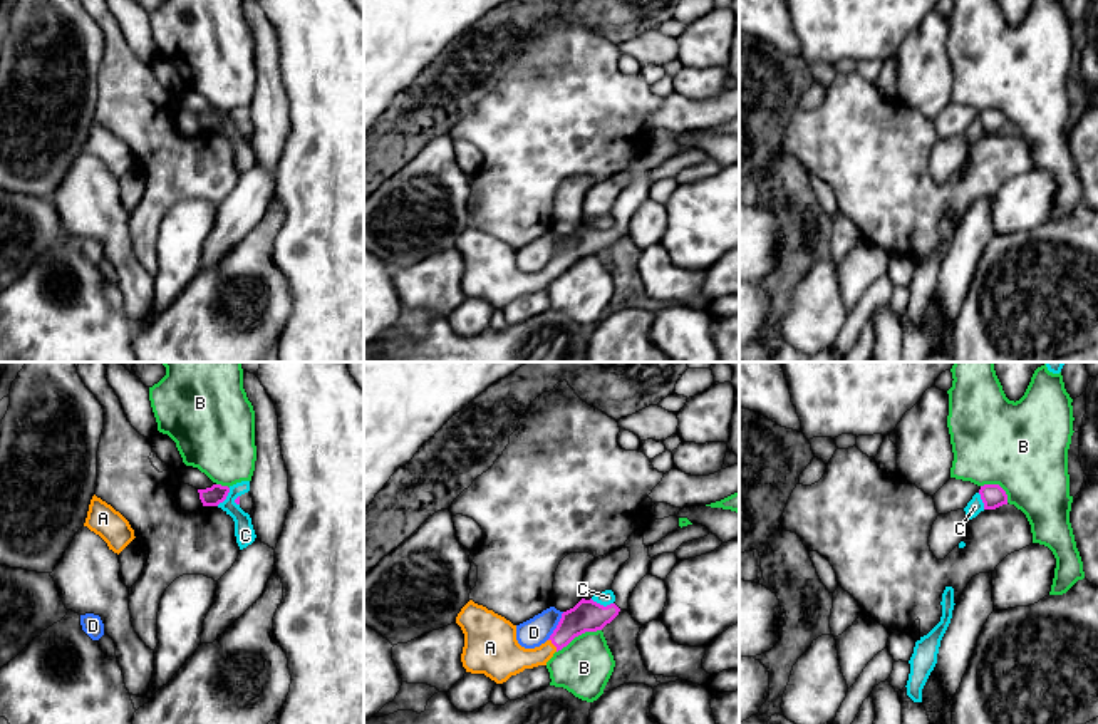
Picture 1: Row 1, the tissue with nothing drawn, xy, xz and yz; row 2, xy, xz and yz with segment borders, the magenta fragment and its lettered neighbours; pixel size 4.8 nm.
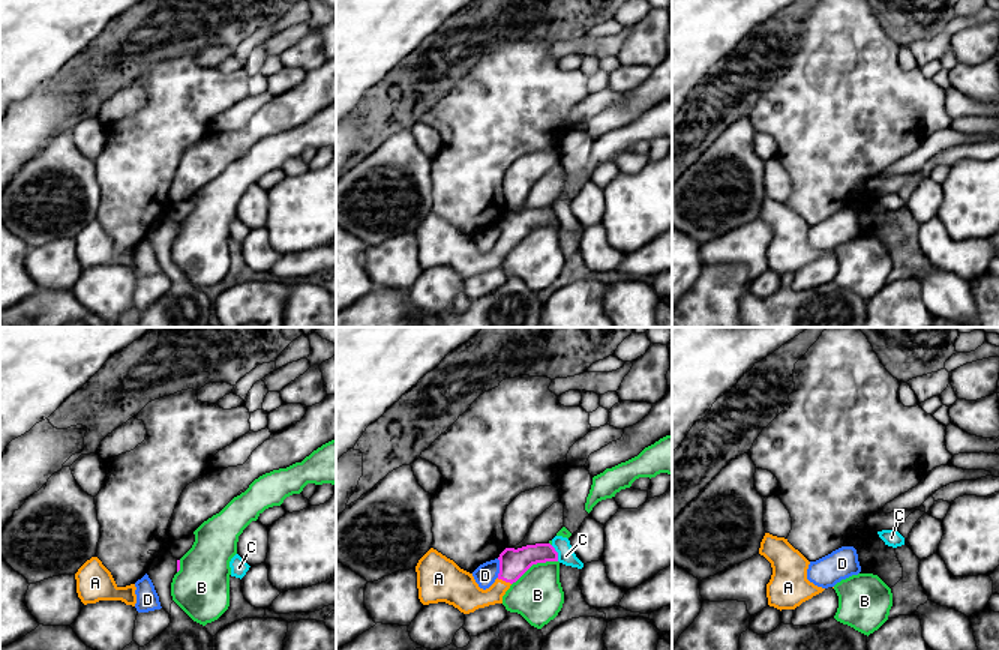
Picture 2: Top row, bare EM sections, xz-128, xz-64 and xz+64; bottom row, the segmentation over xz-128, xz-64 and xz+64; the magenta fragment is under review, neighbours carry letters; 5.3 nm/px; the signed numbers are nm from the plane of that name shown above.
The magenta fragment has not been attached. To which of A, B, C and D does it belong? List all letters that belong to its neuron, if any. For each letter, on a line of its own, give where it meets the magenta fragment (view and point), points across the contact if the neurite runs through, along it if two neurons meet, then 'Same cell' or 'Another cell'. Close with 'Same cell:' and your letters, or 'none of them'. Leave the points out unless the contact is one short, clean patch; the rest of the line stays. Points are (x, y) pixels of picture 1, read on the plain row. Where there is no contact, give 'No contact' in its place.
A: Touches magenta at xz (554, 268). Path across: xz (587, 240), (579, 243), (554, 268), (535, 282), (503, 282). Same cell
B: Touches magenta at xz (579, 258). Boundary: xz (600, 253), (579, 258), (557, 277). Another cell
C: Touches magenta at xz (602, 230). Boundary: xz (590, 223), (604, 230), (612, 228). Another cell
D: Touches magenta at xz (557, 250). Boundary: xz (564, 237), (547, 263). Another cell
Same cell: A

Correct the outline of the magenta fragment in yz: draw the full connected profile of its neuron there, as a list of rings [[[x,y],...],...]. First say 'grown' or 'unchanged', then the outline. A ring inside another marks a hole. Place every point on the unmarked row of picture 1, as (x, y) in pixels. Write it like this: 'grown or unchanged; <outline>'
unchanged; [[[984,109],[979,114],[984,134],[996,134],[1007,129],[1007,119],[999,109]]]

